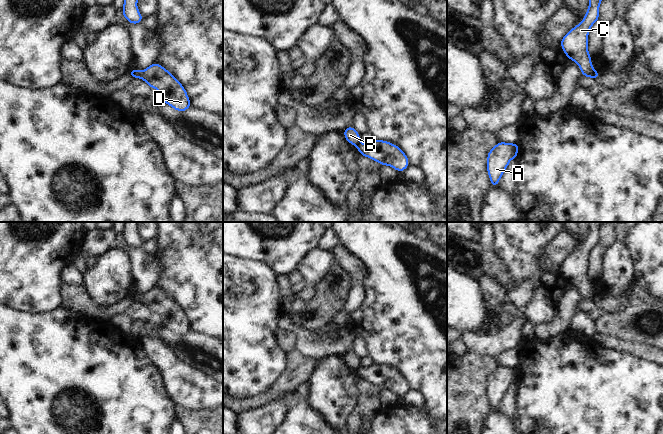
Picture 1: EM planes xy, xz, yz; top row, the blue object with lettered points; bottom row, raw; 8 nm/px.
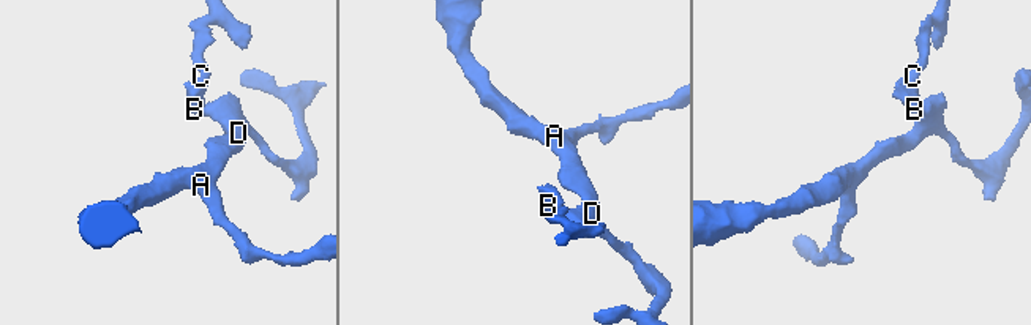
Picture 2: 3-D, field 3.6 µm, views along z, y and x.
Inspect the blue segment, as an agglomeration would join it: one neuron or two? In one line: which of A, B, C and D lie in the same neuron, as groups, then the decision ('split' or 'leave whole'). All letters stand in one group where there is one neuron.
A D / B C | split

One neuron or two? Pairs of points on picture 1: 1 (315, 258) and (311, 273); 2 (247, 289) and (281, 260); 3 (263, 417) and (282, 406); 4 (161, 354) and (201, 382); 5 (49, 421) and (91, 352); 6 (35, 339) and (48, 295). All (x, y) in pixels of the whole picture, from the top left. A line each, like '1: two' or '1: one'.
1: one
2: two
3: one
4: one
5: one
6: two

